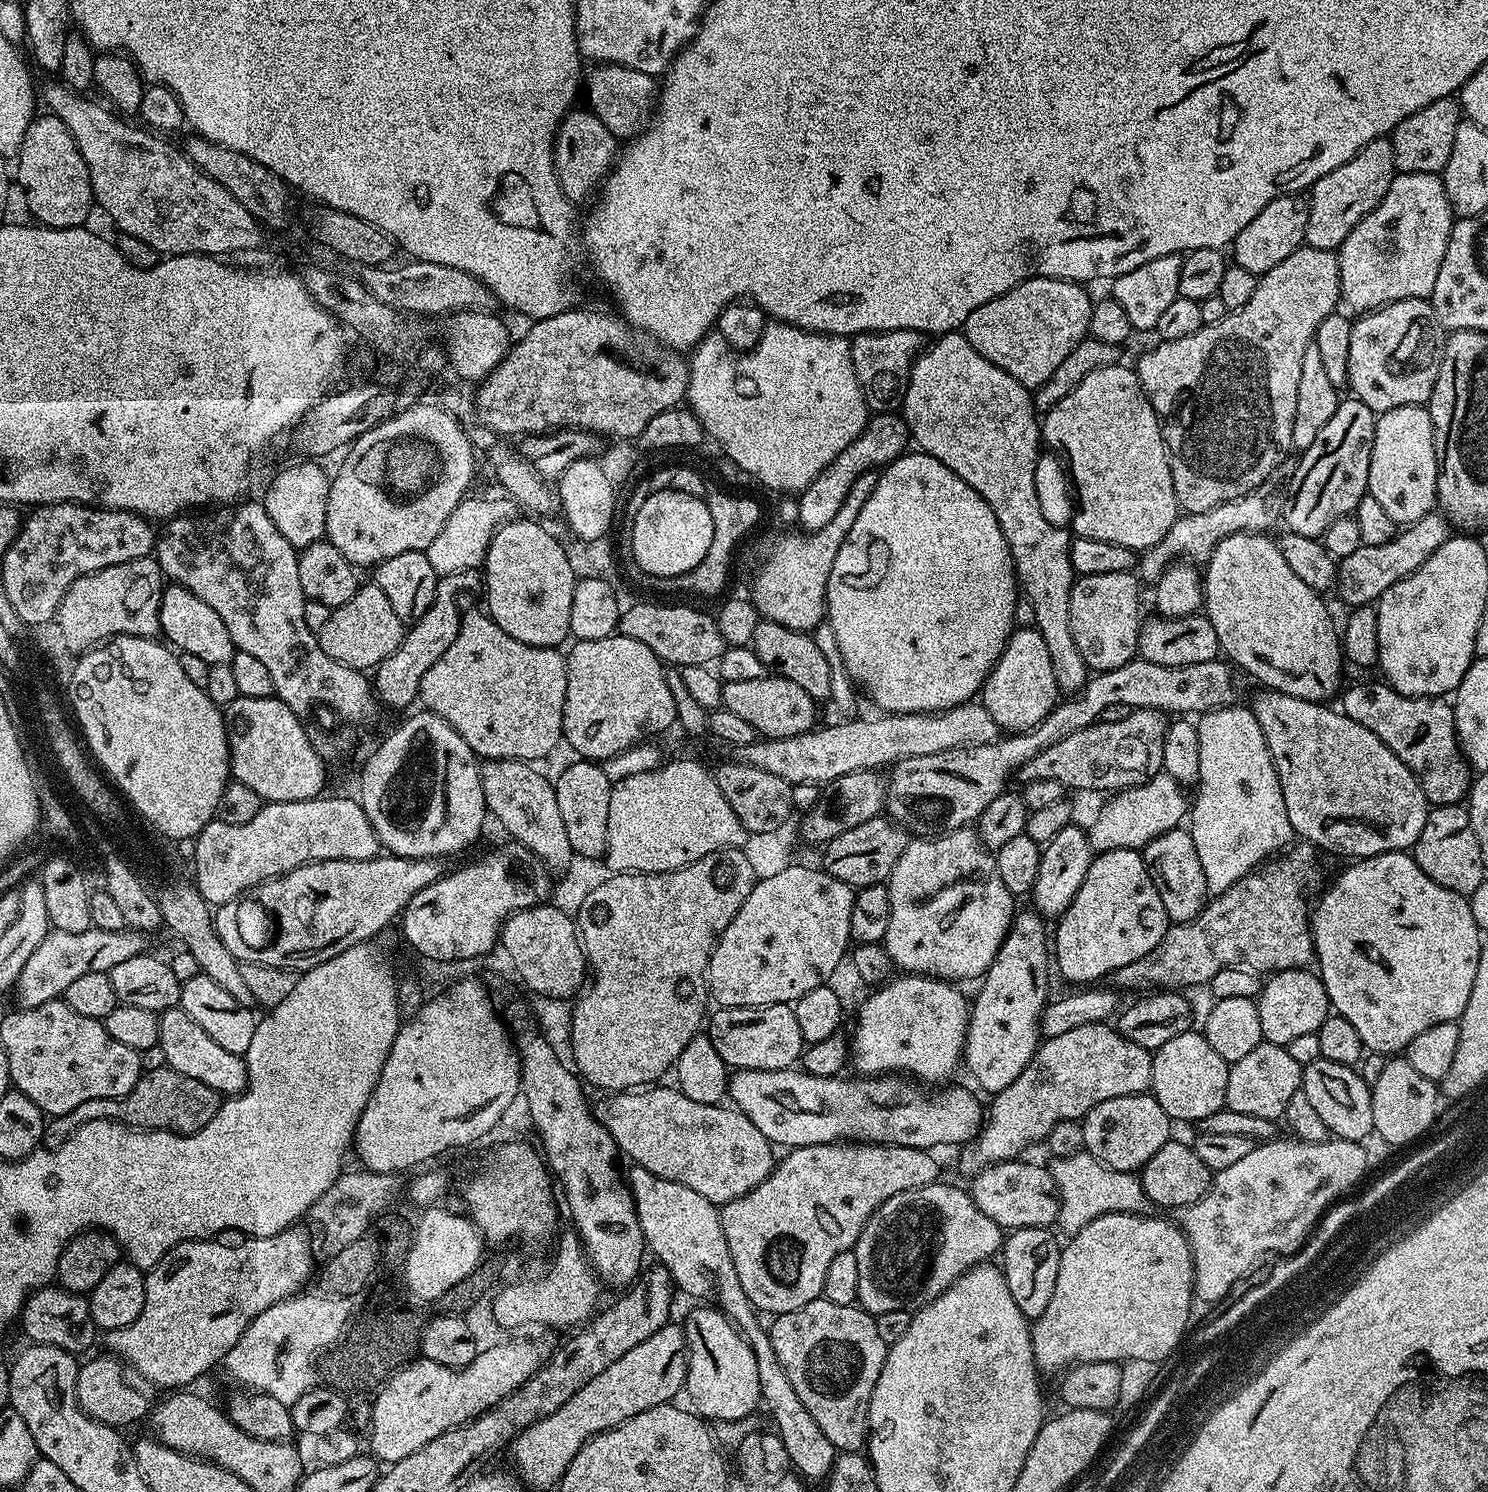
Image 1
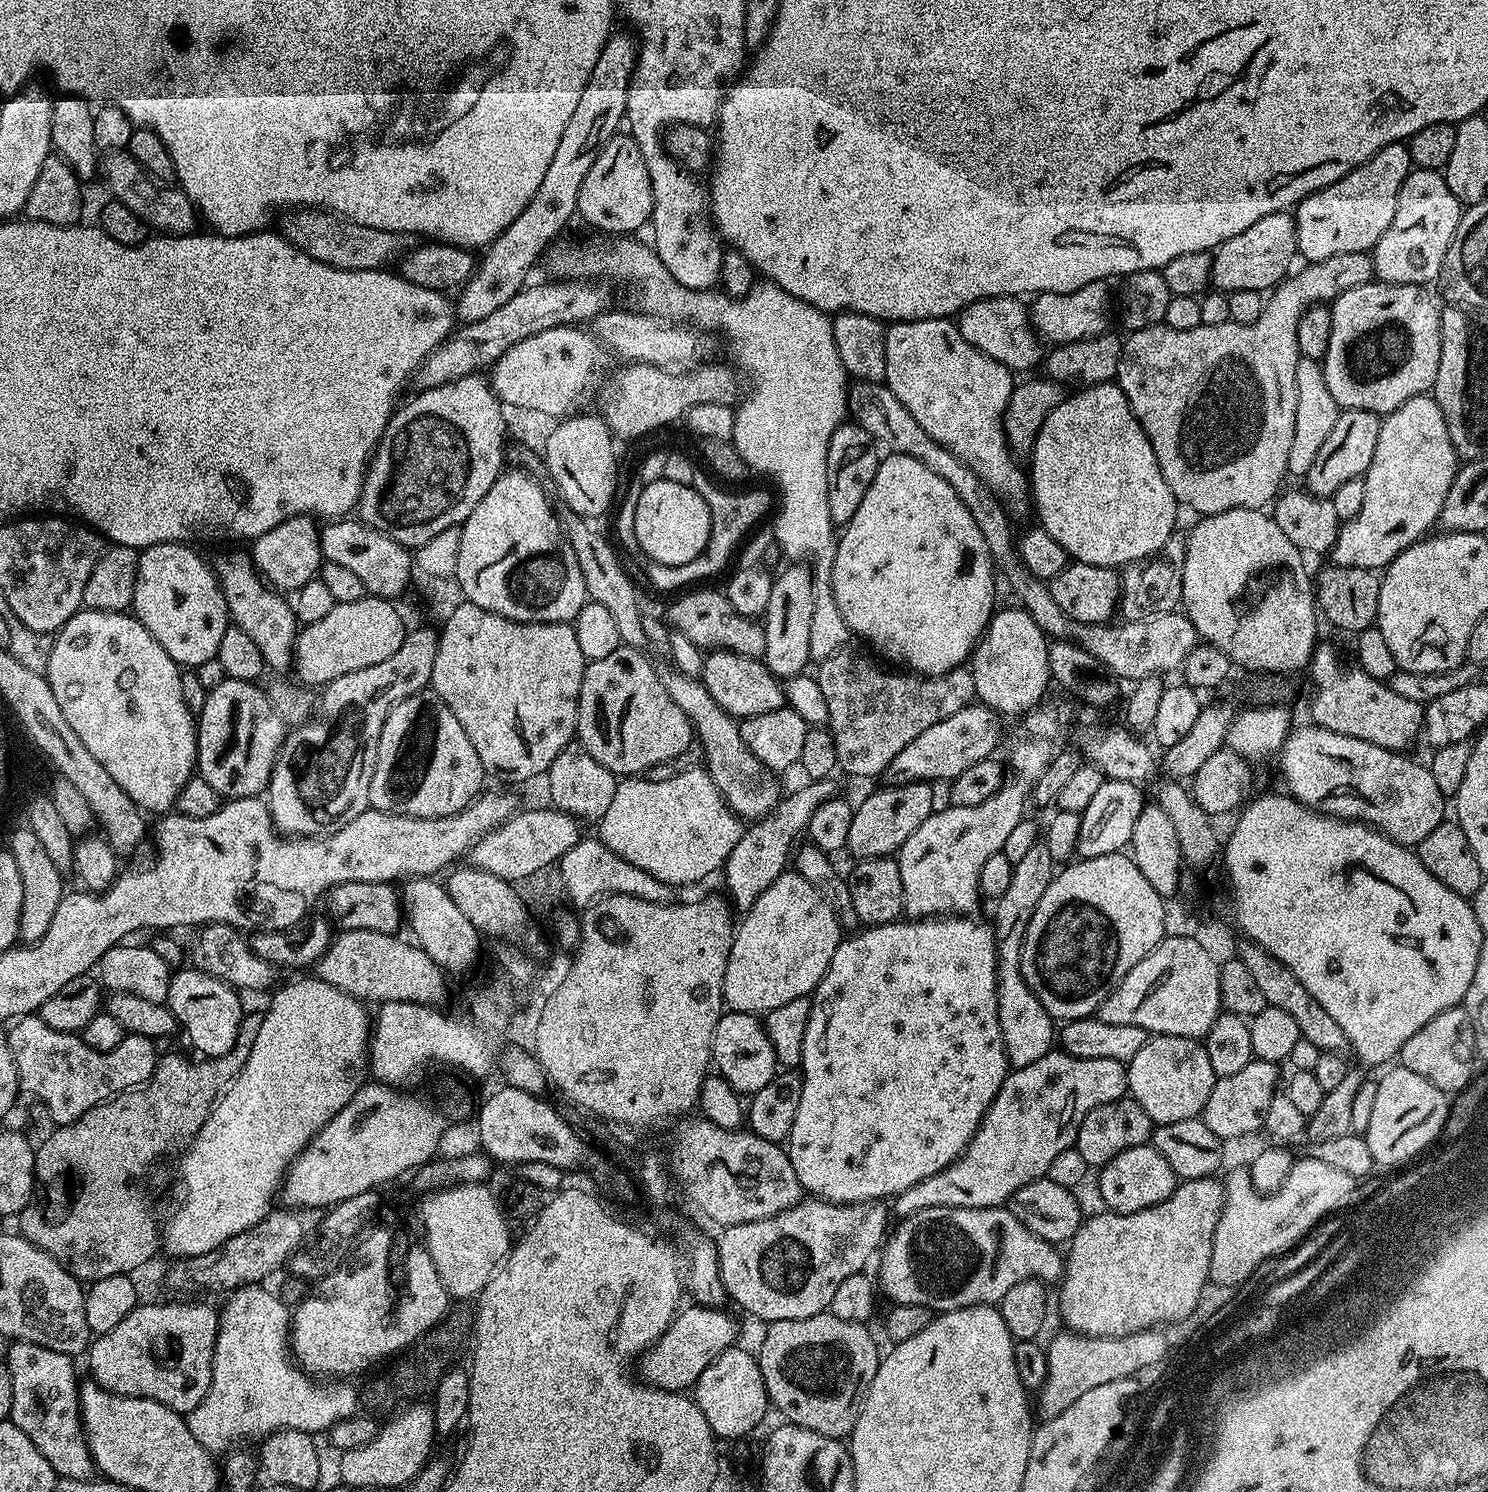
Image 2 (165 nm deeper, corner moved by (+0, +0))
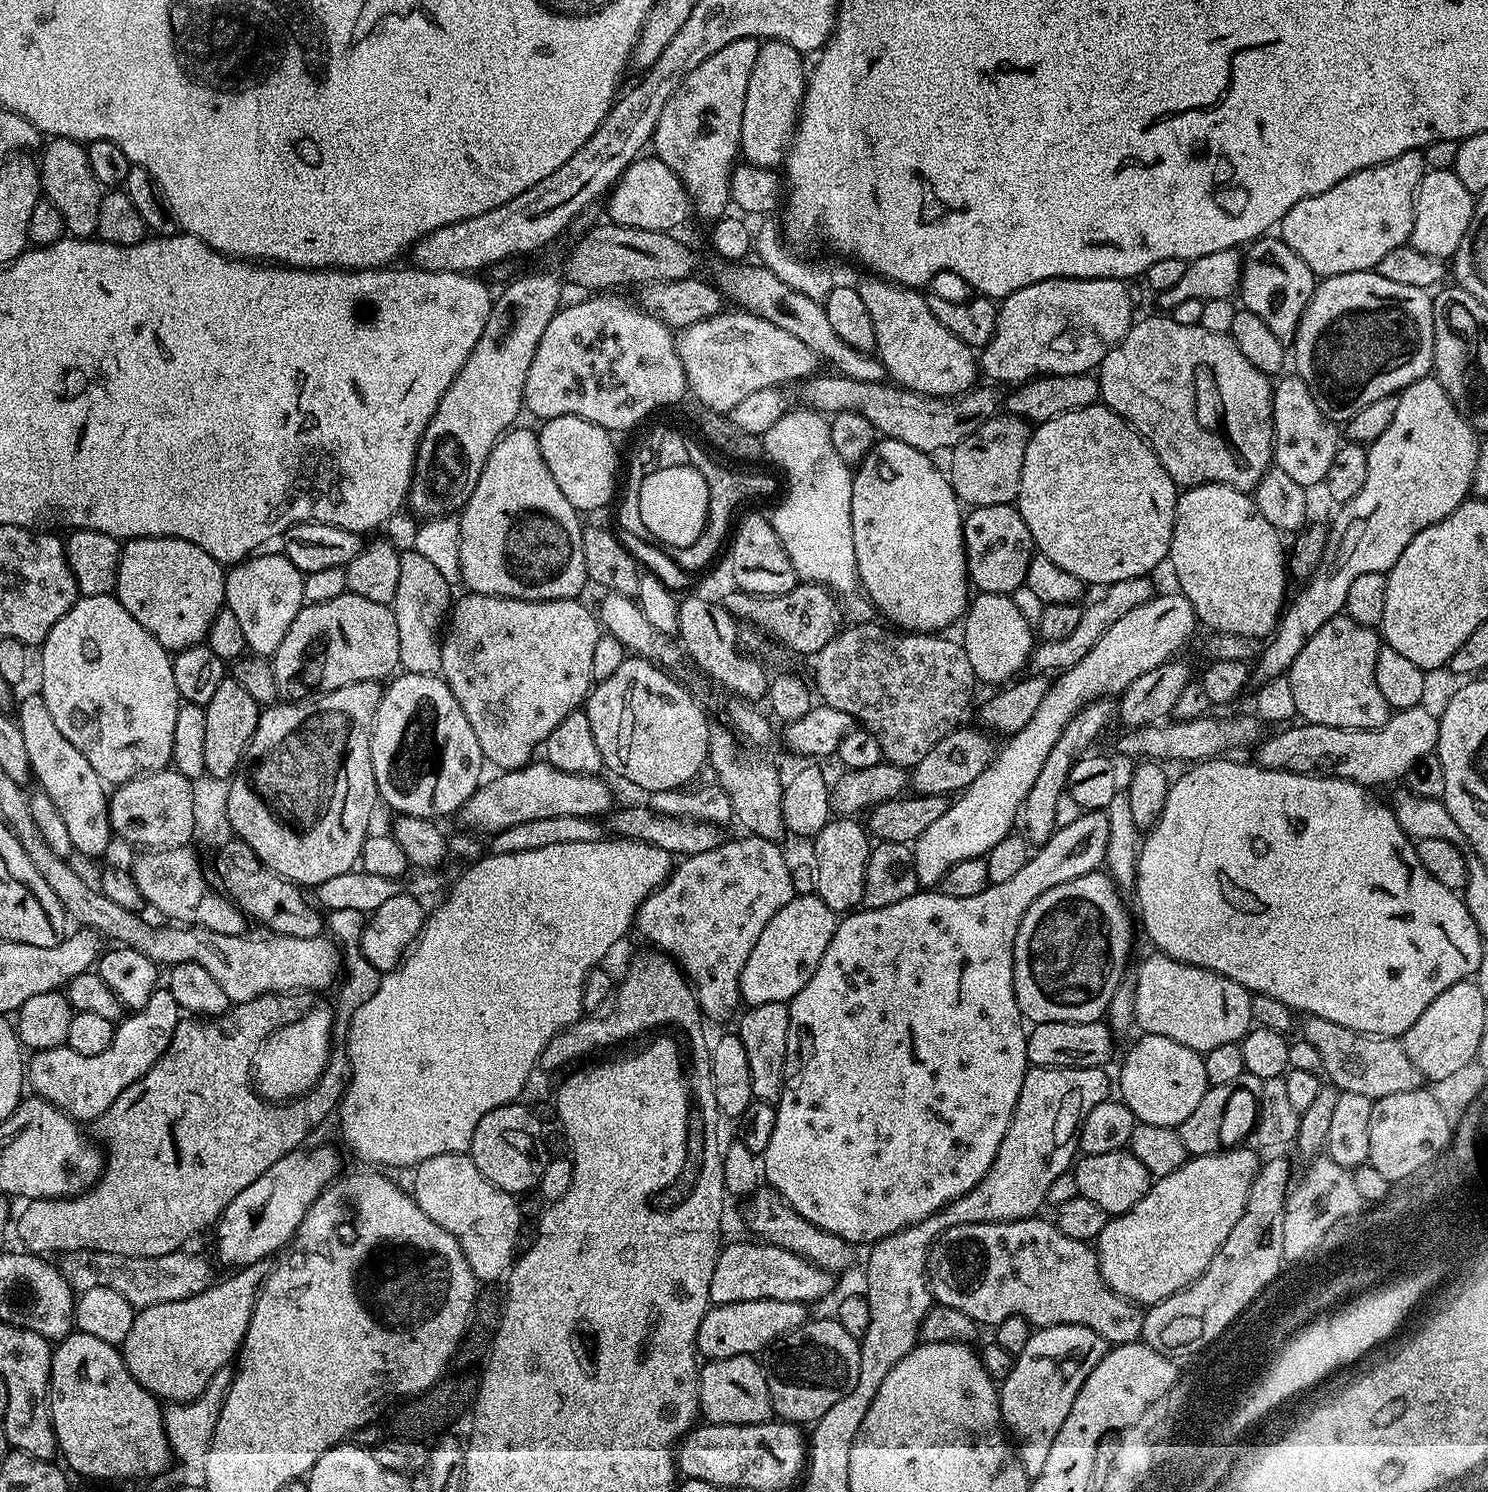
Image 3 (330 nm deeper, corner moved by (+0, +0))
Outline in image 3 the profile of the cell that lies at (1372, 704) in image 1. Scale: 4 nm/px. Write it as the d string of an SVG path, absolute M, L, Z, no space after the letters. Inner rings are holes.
M1347 614L1330 618L1306 646L1302 654L1294 658L1292 668L1286 673L1290 690L1294 693L1297 717L1305 724L1334 726L1335 728L1381 728L1388 721L1390 709L1378 682L1372 673L1372 664L1378 662L1378 650L1382 647L1382 636L1376 628L1367 628L1351 620Z

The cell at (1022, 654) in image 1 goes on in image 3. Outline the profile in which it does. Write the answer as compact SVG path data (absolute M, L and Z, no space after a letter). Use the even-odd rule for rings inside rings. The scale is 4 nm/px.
M993 592L973 595L968 611L962 617L963 624L962 643L967 657L970 658L975 679L981 685L984 683L1000 686L1019 677L1025 671L1023 668L1029 663L1034 647L1034 628L1023 617L1022 611L1018 610L1011 595L1003 596Z

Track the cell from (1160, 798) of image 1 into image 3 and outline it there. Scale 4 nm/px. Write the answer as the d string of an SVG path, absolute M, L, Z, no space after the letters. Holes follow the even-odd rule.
M1428 706L1393 711L1381 728L1335 728L1296 722L1273 731L1276 733L1269 740L1268 737L1261 739L1255 749L1257 752L1254 760L1261 768L1288 770L1307 776L1336 776L1340 780L1349 780L1365 786L1392 784L1395 780L1403 781L1411 768L1417 767L1427 756L1435 753L1439 729L1440 721L1437 713L1435 711L1432 713Z

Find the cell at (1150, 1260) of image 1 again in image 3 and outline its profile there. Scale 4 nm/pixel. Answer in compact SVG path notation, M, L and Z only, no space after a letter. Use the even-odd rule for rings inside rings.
M1232 1146L1209 1156L1194 1156L1174 1174L1159 1177L1144 1197L1130 1210L1113 1216L1094 1241L1100 1273L1108 1285L1120 1296L1141 1306L1151 1306L1170 1298L1178 1290L1188 1288L1210 1266L1214 1254L1230 1238L1230 1230L1246 1210L1251 1183L1259 1171L1262 1160L1244 1146Z

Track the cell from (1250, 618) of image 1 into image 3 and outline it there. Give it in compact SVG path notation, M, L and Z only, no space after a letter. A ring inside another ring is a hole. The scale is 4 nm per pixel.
M1199 484L1193 488L1183 489L1177 495L1174 530L1168 551L1170 565L1172 564L1173 570L1176 571L1176 580L1180 583L1178 585L1180 595L1188 599L1190 606L1194 606L1196 619L1203 627L1205 624L1206 627L1212 628L1213 633L1225 632L1235 636L1244 636L1247 640L1271 637L1272 633L1276 631L1276 625L1280 623L1281 615L1286 607L1286 597L1289 595L1290 573L1286 563L1286 548L1285 545L1284 548L1280 545L1280 540L1282 540L1281 533L1277 532L1274 526L1270 526L1270 522L1266 522L1266 518L1262 518L1262 510L1258 510L1255 499L1248 492L1240 492L1228 484Z

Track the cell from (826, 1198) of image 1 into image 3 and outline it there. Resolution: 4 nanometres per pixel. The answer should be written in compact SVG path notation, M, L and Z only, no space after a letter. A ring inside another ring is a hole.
M752 1242L756 1244L727 1244L725 1243L720 1250L720 1257L716 1260L714 1266L714 1278L710 1278L710 1301L713 1305L718 1304L732 1304L736 1300L781 1300L782 1302L798 1302L799 1304L808 1306L811 1305L811 1300L820 1300L832 1288L832 1280L834 1280L833 1273L822 1270L818 1266L814 1266L810 1261L804 1257L788 1252L784 1248L779 1248L773 1244L765 1244L763 1242Z

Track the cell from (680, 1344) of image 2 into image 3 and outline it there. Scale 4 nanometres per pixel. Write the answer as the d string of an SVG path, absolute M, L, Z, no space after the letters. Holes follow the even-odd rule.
M736 1300L732 1304L709 1307L708 1313L698 1326L697 1353L705 1361L763 1353L781 1336L802 1326L804 1321L809 1319L810 1312L808 1311L805 1305L798 1302L782 1302L781 1300Z

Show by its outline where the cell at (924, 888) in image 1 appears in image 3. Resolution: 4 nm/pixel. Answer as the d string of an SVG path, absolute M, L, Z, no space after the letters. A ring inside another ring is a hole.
M1176 590L1165 596L1153 595L1142 606L1130 610L1130 614L1122 614L1122 618L1118 618L1102 638L1098 638L1094 650L1090 650L1082 662L1073 668L1065 668L1055 677L1046 698L1038 702L1034 718L1003 741L1004 748L1002 744L986 770L970 782L959 798L949 803L946 814L937 818L927 830L922 830L912 848L920 885L939 885L942 874L946 874L954 862L987 857L988 851L1013 831L1012 823L1015 820L1017 823L1021 815L1030 786L1034 786L1050 750L1054 750L1054 742L1062 738L1062 730L1066 730L1070 718L1090 702L1119 697L1134 678L1142 678L1142 674L1173 659L1179 653L1176 651L1191 638L1195 628L1198 628L1198 621L1194 606L1190 606L1188 599Z

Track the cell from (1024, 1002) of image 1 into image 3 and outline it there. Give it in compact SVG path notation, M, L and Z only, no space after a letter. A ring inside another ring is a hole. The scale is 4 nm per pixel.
M1105 698L1090 702L1085 708L1080 708L1078 714L1074 714L1074 718L1070 718L1066 730L1062 730L1062 738L1058 738L1058 742L1054 742L1054 750L1050 750L1034 786L1030 786L1030 794L1026 794L1024 799L1022 809L1024 829L1022 832L1029 845L1042 845L1055 834L1057 827L1054 817L1056 816L1058 798L1066 795L1070 770L1091 749L1088 747L1091 746L1092 740L1098 739L1103 734L1104 727L1107 726L1111 718L1112 720L1114 718L1114 704L1111 699Z

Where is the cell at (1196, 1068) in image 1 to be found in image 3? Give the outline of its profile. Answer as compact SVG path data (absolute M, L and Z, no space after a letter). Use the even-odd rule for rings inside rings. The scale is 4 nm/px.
M1147 1034L1124 1056L1124 1065L1120 1068L1119 1099L1141 1124L1176 1128L1202 1102L1202 1094L1206 1094L1209 1082L1206 1078L1206 1066L1201 1053L1190 1050L1190 1046L1182 1046L1182 1042L1174 1042L1174 1038L1162 1038Z

